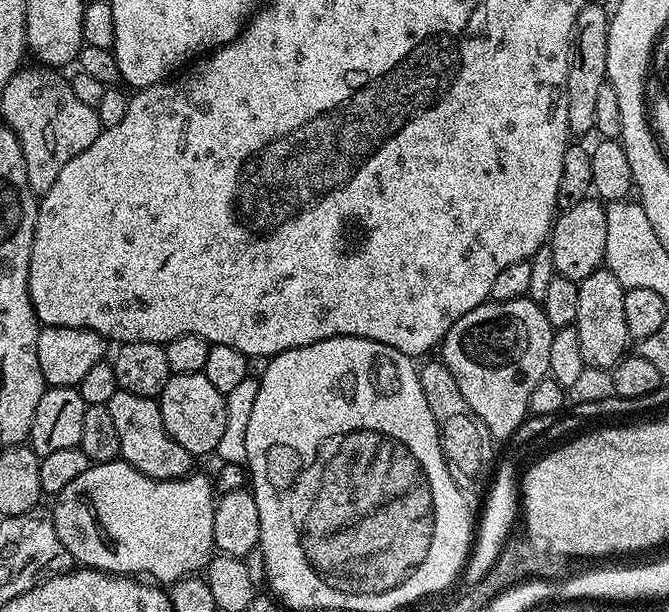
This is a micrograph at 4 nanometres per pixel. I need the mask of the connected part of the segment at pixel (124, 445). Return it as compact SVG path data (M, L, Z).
M118 390L114 394L114 398L110 398L107 406L110 410L110 418L114 418L114 430L118 430L119 459L125 460L130 466L134 466L134 470L155 480L183 480L193 471L194 457L183 446L178 446L178 442L174 442L174 438L170 438L166 426L162 422L160 405L153 397Z

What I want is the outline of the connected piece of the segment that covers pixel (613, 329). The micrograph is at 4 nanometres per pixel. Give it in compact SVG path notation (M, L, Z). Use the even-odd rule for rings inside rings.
M603 266L585 280L579 281L579 286L578 318L575 327L582 358L589 369L610 370L619 360L623 360L629 351L630 337L626 330L626 302L624 301L626 290L618 282L618 278L614 278L614 274L610 274Z

